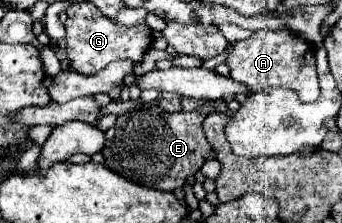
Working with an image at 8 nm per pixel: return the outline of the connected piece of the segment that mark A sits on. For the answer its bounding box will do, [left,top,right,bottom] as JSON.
[225,29,319,103]

